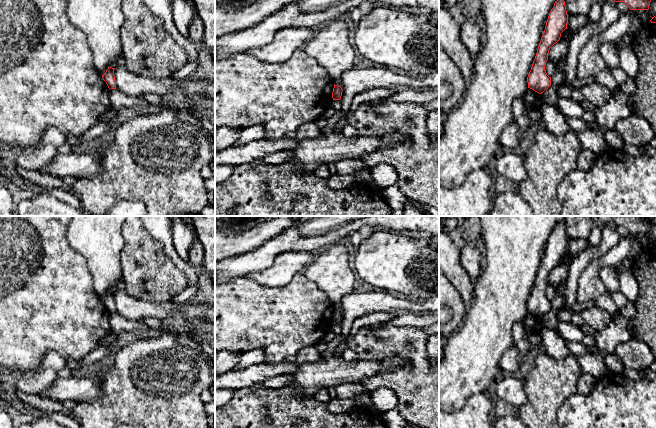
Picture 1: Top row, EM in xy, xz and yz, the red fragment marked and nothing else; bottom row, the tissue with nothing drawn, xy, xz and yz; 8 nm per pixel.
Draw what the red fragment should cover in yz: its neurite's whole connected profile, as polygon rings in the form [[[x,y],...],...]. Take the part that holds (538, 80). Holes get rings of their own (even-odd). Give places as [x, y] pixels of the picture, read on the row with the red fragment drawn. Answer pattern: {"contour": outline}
{"contour": [[[557,0],[549,13],[544,33],[527,77],[528,88],[539,94],[551,86],[551,77],[545,71],[548,53],[550,48],[560,40],[561,33],[567,29],[567,23],[568,14],[565,1]]]}

